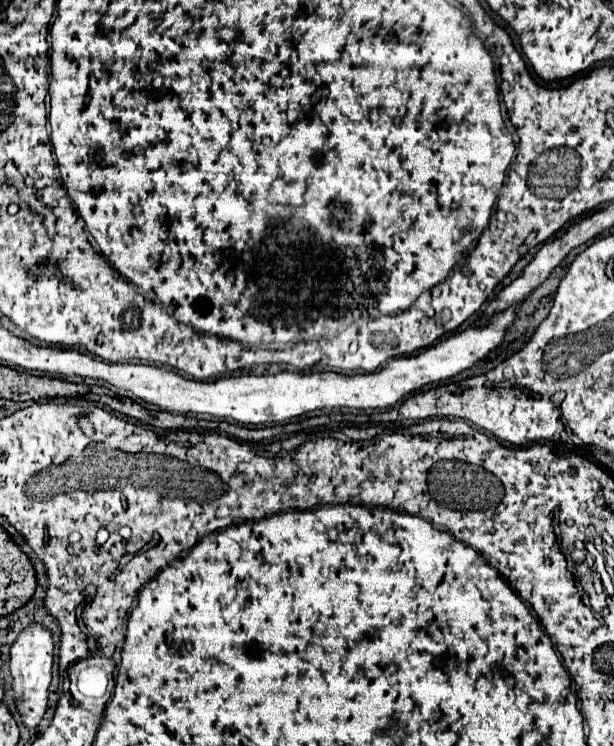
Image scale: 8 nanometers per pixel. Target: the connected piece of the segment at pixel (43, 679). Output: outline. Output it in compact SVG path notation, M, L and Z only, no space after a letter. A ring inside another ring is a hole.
M30 625L24 629L14 645L10 647L10 673L12 673L12 691L16 699L18 713L26 729L34 729L46 713L48 701L48 685L52 679L52 661L54 661L54 641L52 635L42 629L42 625Z

